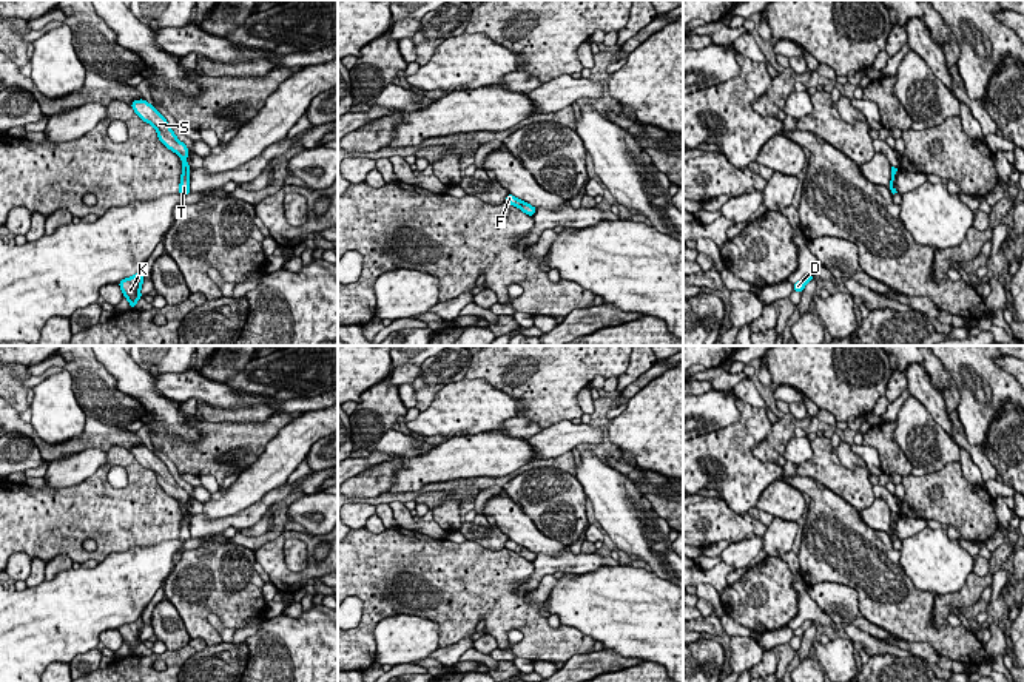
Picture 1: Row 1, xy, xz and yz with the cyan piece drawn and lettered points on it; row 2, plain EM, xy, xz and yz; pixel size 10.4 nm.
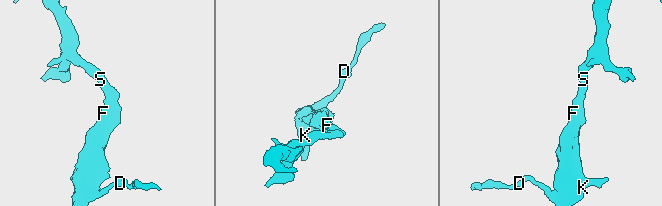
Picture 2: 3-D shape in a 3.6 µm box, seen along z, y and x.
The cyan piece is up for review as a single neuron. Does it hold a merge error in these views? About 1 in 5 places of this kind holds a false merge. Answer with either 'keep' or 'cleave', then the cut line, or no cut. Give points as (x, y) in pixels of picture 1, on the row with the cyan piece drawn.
keep; no cut

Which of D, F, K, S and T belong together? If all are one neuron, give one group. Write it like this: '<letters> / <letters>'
D F K S T

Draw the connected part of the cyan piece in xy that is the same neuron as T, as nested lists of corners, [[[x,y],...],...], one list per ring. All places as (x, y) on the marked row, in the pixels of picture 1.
[[[134,100],[131,103],[131,108],[136,111],[136,114],[147,123],[153,125],[157,131],[157,137],[160,142],[171,151],[174,151],[182,159],[182,174],[180,174],[180,185],[179,185],[179,194],[185,196],[190,191],[190,171],[191,168],[187,164],[187,156],[190,150],[185,143],[182,143],[174,131],[170,128],[167,119],[147,100]]]

